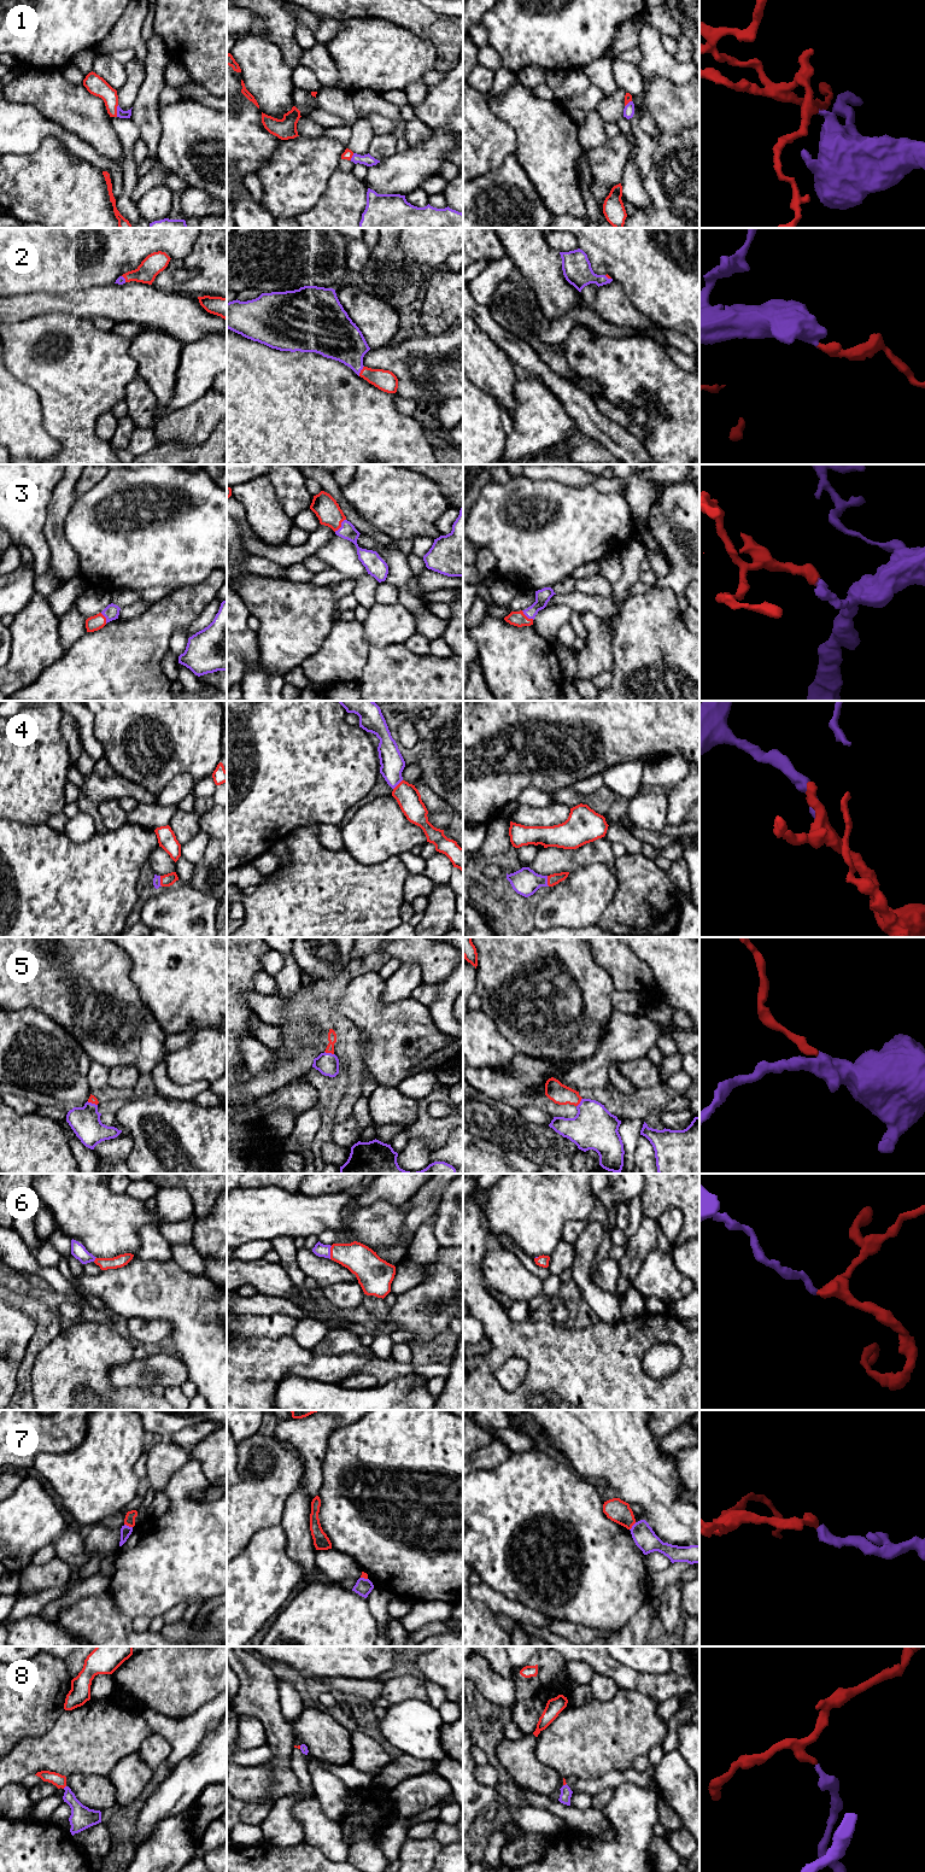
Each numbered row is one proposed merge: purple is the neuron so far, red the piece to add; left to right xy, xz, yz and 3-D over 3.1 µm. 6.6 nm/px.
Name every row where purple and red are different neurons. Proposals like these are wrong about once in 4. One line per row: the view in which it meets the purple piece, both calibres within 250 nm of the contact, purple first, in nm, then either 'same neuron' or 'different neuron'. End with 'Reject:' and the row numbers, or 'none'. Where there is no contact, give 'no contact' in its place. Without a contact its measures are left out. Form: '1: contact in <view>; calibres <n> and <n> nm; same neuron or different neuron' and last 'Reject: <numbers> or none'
1: contact in xy; calibres 60 and 130 nm; same neuron
2: contact in xz; calibres 280 and 140 nm; same neuron
3: contact in xz; calibres 110 and 160 nm; same neuron
4: contact in xy; calibres 50 and 80 nm; same neuron
5: contact in xz; calibres 150 and 60 nm; same neuron
6: contact in xz; calibres 90 and 200 nm; same neuron
7: contact in xy; calibres 80 and 70 nm; different neuron
8: contact in xz; calibres 50 and 20 nm; same neuron
Reject: 7

